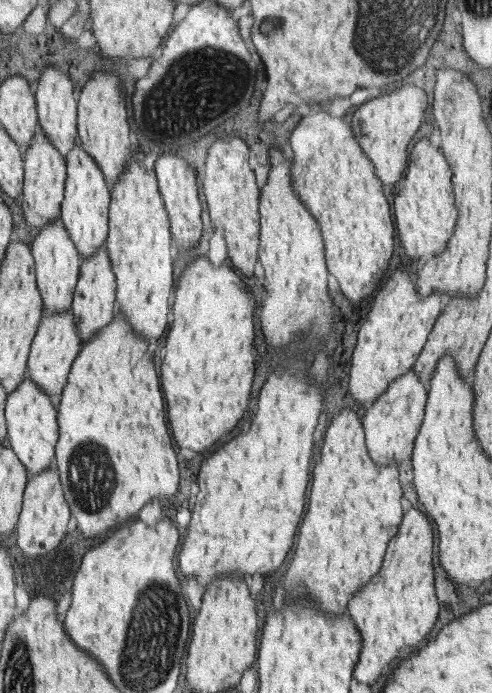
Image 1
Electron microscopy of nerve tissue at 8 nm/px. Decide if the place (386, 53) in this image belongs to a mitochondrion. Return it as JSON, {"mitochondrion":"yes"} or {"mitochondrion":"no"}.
{"mitochondrion":"yes"}

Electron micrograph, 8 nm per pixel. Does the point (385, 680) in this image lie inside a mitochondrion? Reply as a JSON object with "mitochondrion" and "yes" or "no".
{"mitochondrion":"no"}

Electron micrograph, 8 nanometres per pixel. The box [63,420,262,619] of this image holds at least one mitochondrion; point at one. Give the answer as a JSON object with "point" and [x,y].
{"point":[85,469]}

